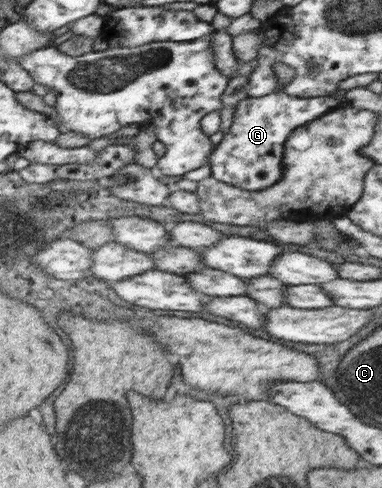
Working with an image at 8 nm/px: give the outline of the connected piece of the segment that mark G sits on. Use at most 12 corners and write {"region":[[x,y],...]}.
{"region":[[279,89],[248,96],[211,154],[212,176],[249,191],[284,174],[290,135],[346,103]]}

